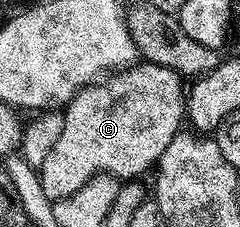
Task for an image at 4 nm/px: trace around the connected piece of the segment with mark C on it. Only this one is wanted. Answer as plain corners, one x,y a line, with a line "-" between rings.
139,61
80,88
62,112
64,124
57,143
37,169
45,197
52,201
69,197
101,171
116,175
121,181
131,181
147,170
150,172
169,141
184,126
183,83
173,69

